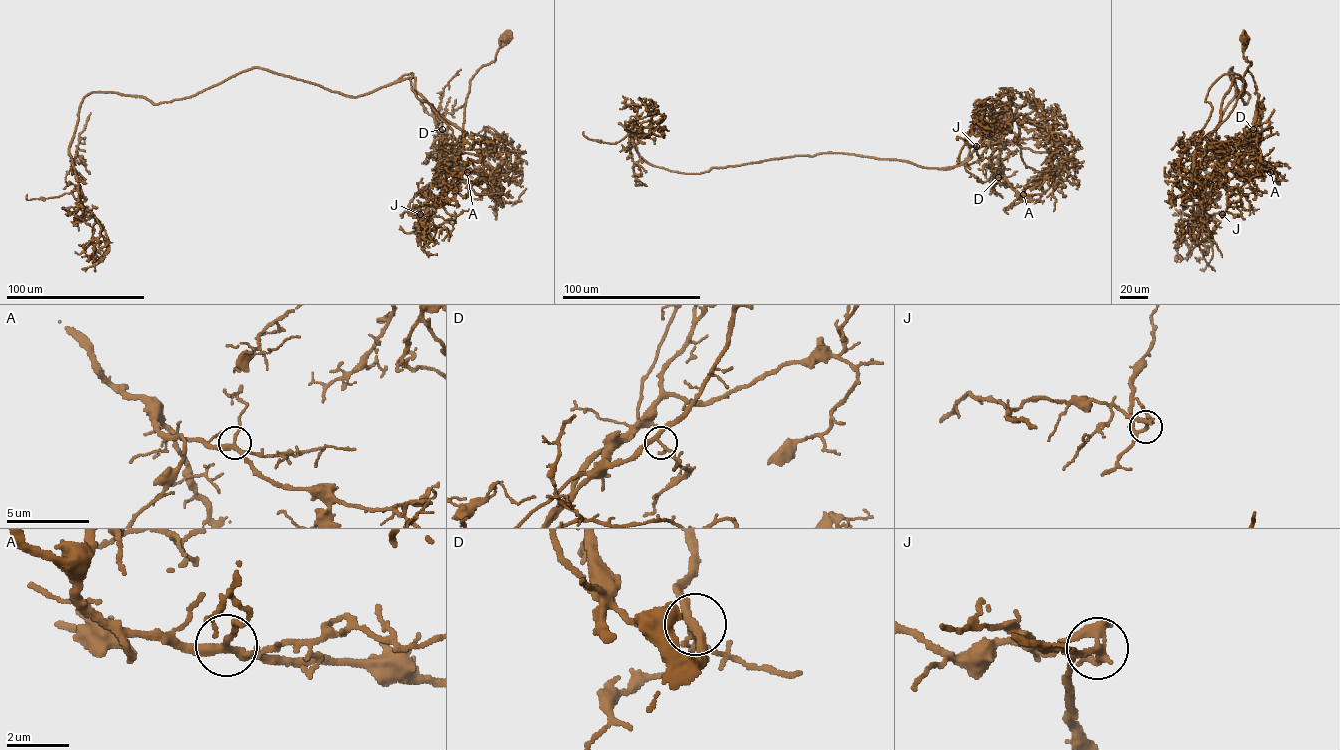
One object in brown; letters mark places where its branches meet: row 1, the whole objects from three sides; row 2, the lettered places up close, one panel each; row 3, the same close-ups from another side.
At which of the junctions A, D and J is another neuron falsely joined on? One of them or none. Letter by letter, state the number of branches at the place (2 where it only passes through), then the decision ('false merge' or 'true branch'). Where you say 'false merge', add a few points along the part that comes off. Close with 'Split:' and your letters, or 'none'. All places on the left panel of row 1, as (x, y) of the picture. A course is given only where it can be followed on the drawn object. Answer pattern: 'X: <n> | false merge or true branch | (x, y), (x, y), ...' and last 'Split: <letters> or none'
A: 4 | true branch
D: 4 | true branch
J: 4 | false merge | (420, 214), (420, 202)
Split: J

